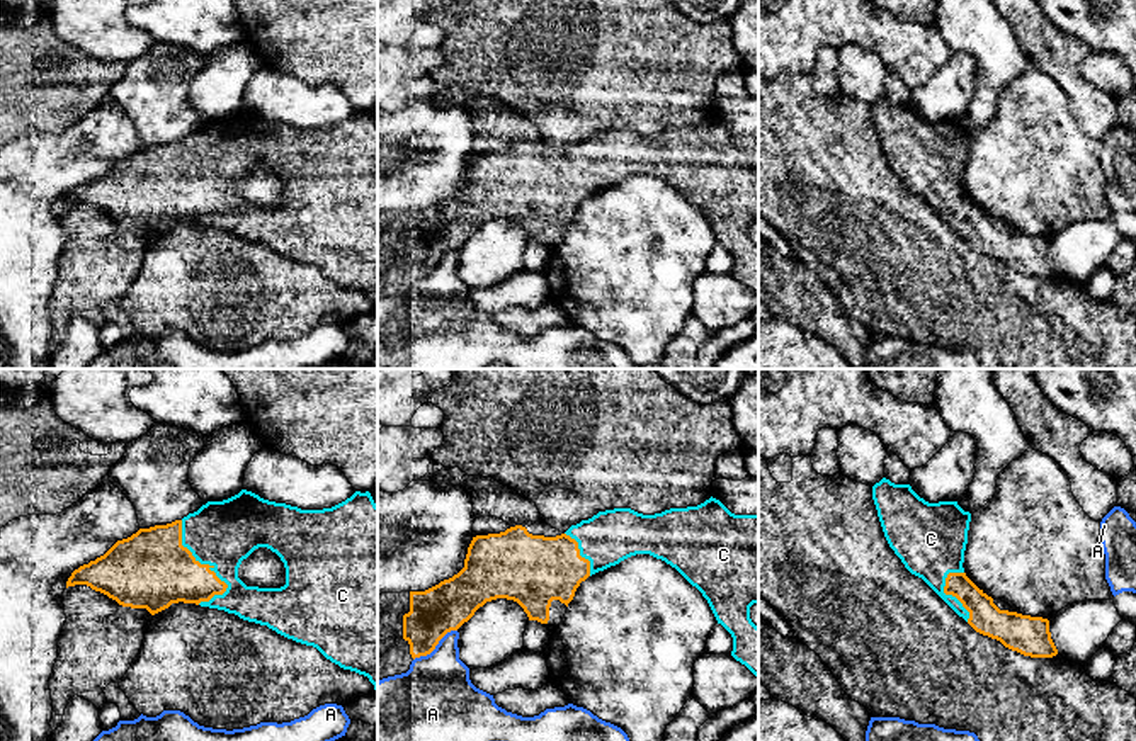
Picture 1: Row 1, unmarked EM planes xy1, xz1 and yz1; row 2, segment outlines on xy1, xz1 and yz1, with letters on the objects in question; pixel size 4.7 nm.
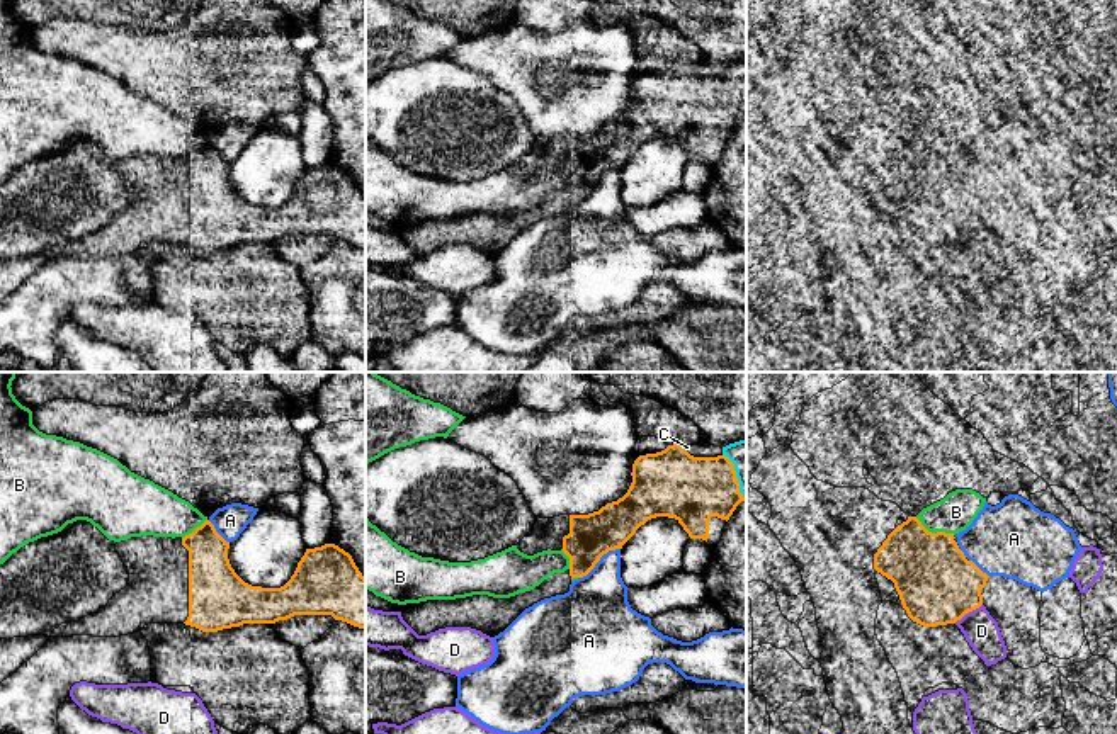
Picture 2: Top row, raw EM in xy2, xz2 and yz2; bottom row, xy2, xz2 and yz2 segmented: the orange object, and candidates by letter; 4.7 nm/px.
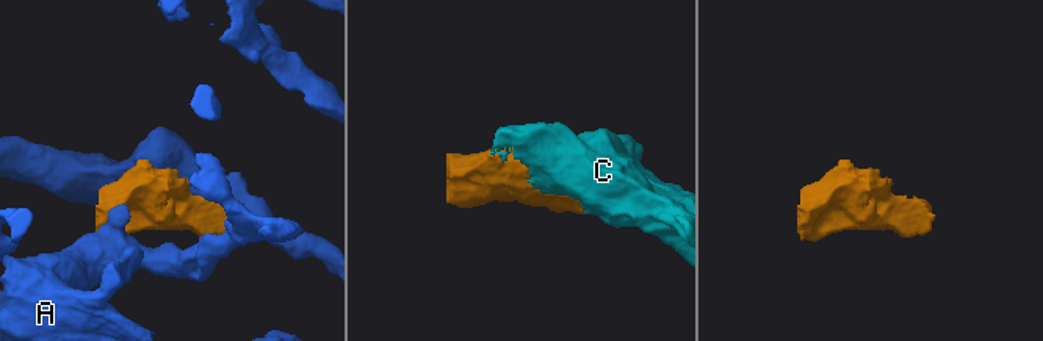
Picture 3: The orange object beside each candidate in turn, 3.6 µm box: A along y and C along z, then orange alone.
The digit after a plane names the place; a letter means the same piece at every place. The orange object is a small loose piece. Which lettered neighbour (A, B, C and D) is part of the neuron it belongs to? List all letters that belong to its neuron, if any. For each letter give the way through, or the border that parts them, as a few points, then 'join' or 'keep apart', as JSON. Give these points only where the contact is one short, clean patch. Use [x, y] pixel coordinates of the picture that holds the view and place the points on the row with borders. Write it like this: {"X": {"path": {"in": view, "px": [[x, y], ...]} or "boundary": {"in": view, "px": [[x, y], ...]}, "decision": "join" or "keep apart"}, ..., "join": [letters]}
{"A": {"decision": "keep apart"}, "B": {"decision": "keep apart"}, "C": {"decision": "join"}, "D": {"decision": "keep apart"}, "join": ["C"]}

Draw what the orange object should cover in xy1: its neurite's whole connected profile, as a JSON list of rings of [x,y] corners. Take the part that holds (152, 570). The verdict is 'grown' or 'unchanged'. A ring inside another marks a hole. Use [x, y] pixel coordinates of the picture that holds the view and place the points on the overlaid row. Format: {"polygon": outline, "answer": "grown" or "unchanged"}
{"polygon": [[[241,489],[228,500],[207,501],[182,520],[139,529],[131,537],[117,540],[104,556],[71,573],[66,588],[75,585],[87,585],[122,607],[146,608],[151,615],[179,602],[235,614],[243,620],[267,625],[287,639],[316,648],[340,668],[367,676],[378,690],[378,505],[369,491],[355,491],[332,508],[301,510]],[[258,547],[270,549],[284,563],[284,586],[247,586],[238,578],[241,561]]], "answer": "grown"}

